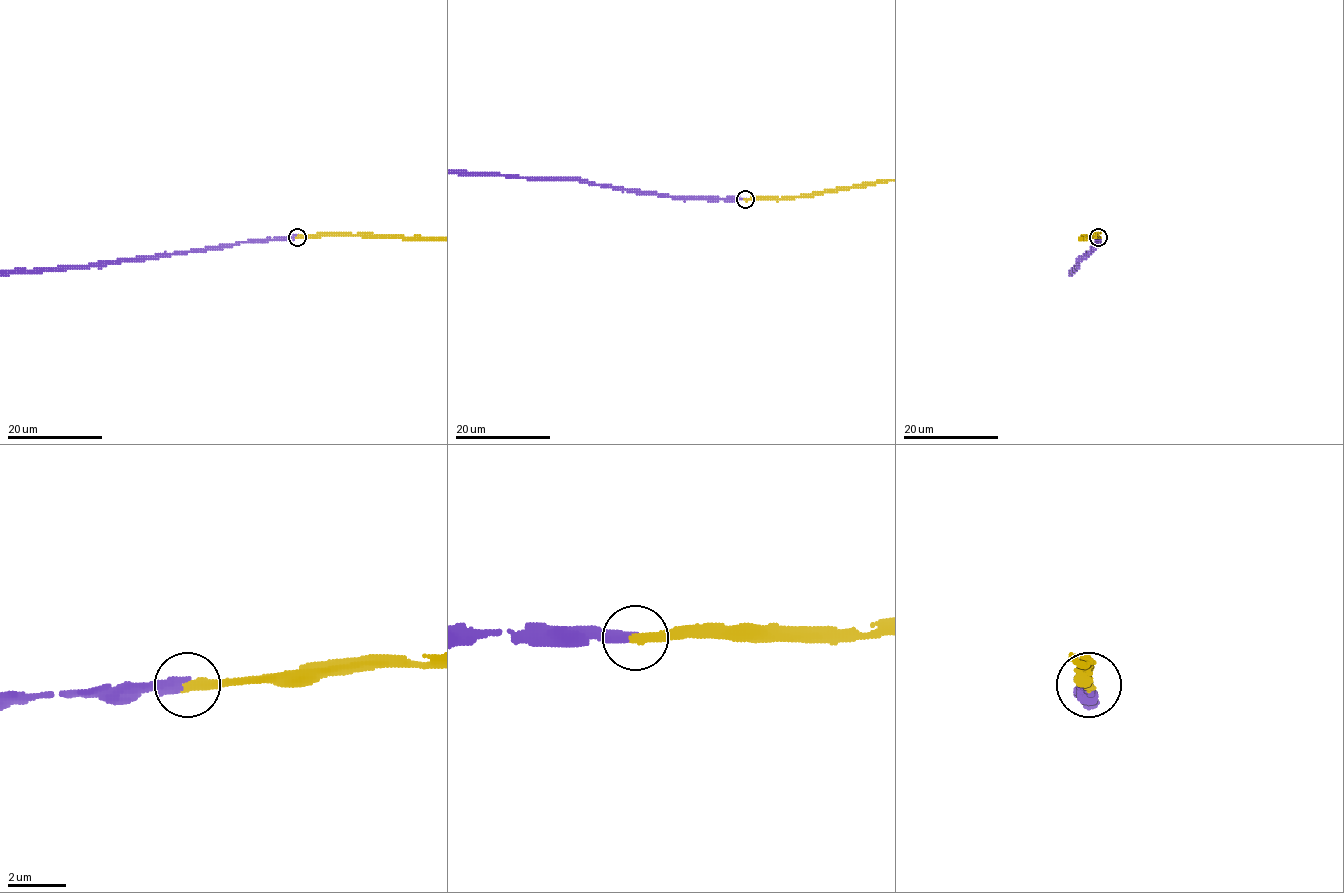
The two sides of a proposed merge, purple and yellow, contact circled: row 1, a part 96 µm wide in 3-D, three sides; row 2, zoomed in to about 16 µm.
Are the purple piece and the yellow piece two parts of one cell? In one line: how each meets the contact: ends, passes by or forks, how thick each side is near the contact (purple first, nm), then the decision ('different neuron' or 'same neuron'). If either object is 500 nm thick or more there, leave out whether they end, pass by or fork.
purple ends | yellow ends | 360/360 nm | same neuron

